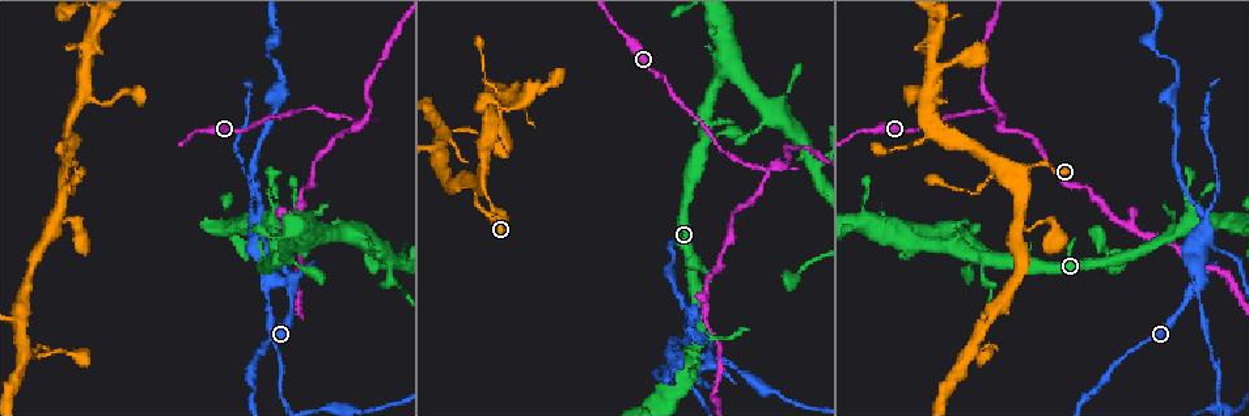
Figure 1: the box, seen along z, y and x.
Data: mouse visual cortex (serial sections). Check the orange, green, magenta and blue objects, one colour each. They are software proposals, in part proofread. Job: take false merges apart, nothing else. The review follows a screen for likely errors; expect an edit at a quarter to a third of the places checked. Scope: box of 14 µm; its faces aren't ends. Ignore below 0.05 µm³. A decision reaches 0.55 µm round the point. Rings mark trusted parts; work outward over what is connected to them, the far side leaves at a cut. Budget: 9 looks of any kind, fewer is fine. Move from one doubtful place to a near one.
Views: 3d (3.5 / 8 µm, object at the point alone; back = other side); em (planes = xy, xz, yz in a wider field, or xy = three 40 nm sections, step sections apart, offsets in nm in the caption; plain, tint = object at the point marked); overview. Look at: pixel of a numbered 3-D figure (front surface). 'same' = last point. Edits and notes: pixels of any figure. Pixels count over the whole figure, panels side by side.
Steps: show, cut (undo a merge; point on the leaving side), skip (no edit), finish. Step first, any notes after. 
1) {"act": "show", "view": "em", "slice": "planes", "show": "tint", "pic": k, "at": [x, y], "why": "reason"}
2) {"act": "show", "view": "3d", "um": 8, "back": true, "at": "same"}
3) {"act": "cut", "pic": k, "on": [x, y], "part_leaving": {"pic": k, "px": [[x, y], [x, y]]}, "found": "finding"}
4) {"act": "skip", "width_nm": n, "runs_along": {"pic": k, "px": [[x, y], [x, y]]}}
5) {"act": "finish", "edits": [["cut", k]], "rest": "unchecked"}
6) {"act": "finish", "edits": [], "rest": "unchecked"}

{"act": "show", "view": "3d", "um": 8, "pic": 1, "at": [1201, 281], "why": "four-way junction"}

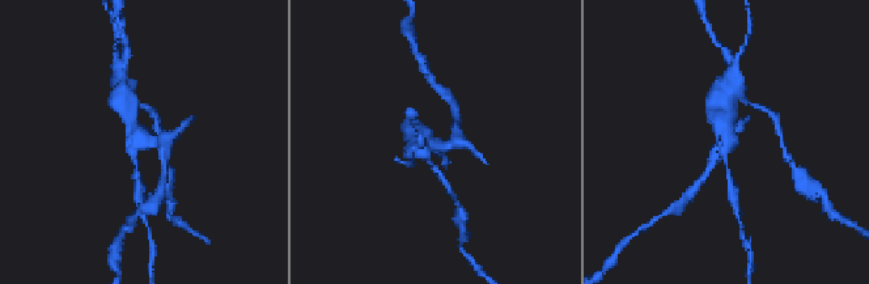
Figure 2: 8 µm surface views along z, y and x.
{"act": "show", "view": "em", "slice": "xy", "step": 2, "show": "tint", "pic": 2, "at": [732, 139], "why": "need the tissue"}

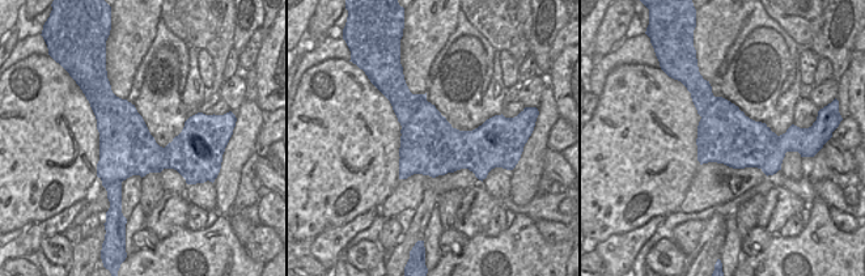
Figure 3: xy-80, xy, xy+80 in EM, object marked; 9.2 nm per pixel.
{"act": "cut", "pic": 2, "on": [723, 115], "arm_widths_nm": [150, 300, 300, 300], "part_leaving": {"pic": 2, "px": [[729, 130], [725, 97], [734, 81]]}, "found": "a second cell is stuck on"}

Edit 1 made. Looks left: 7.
{"act": "show", "view": "3d", "um": 3.5, "pic": 1, "at": [807, 151], "why": "four-way junction"}

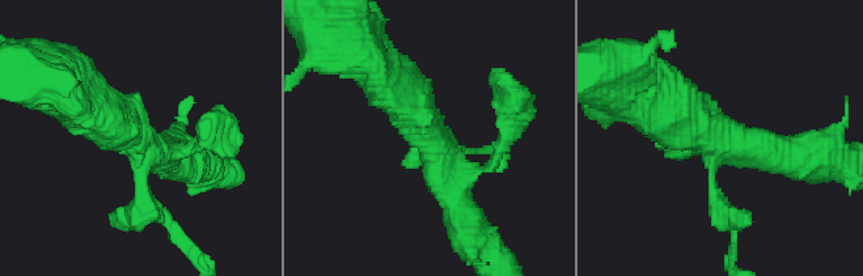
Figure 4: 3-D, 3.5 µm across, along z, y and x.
{"act": "show", "view": "em", "slice": "xy", "step": 2, "show": "tint", "pic": 4, "at": [719, 142], "arms": 4, "arm_widths_nm": [200, 200, 400, 600]}

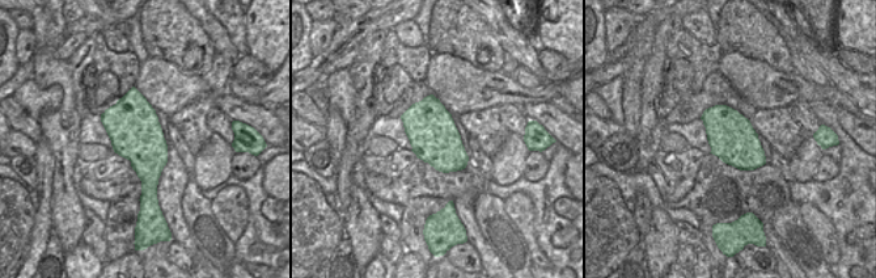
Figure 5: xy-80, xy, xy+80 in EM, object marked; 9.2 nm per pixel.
{"act": "show", "view": "em", "slice": "xy", "step": 1, "show": "tint", "at": "same"}

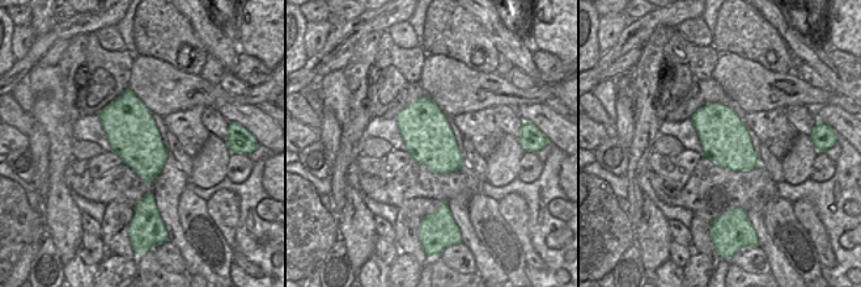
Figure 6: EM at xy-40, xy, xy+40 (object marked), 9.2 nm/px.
{"act": "skip", "width_nm": 460, "runs_along": {"pic": 4, "px": [[383, 76], [455, 174], [459, 211]]}, "found": "all the same cell"}

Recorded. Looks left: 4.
{"act": "show", "view": "3d", "um": 3.5, "pic": 1, "at": [353, 122]}

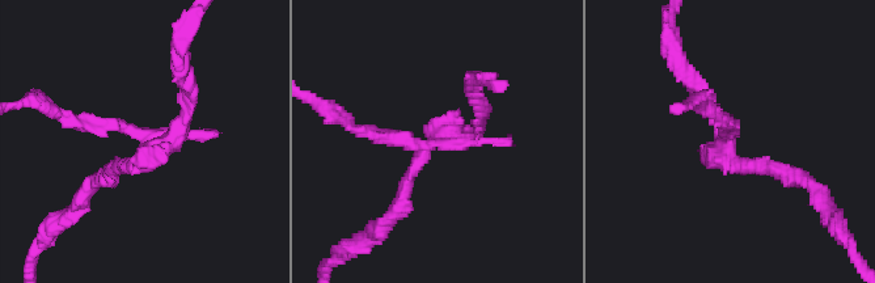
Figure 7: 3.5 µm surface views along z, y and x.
{"act": "show", "view": "em", "slice": "xy", "step": 5, "show": "tint", "pic": 7, "at": [733, 138], "why": "need the tissue"}

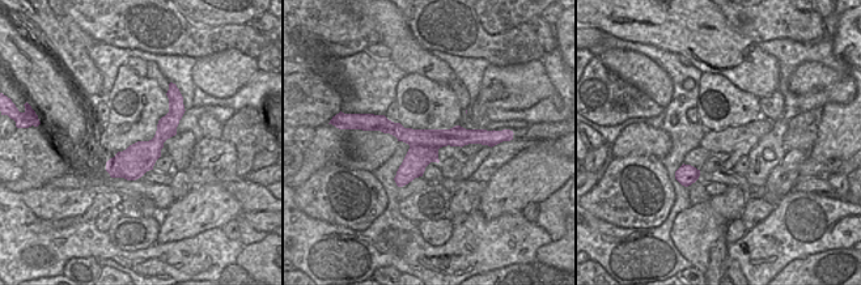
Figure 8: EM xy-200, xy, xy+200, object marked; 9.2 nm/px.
{"act": "cut", "pic": 7, "on": [409, 180], "found": "two cells meet here"}

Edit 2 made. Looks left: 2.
{"act": "finish", "edits": [["cut", 2], ["cut", 7]], "rest": "unchecked"}

